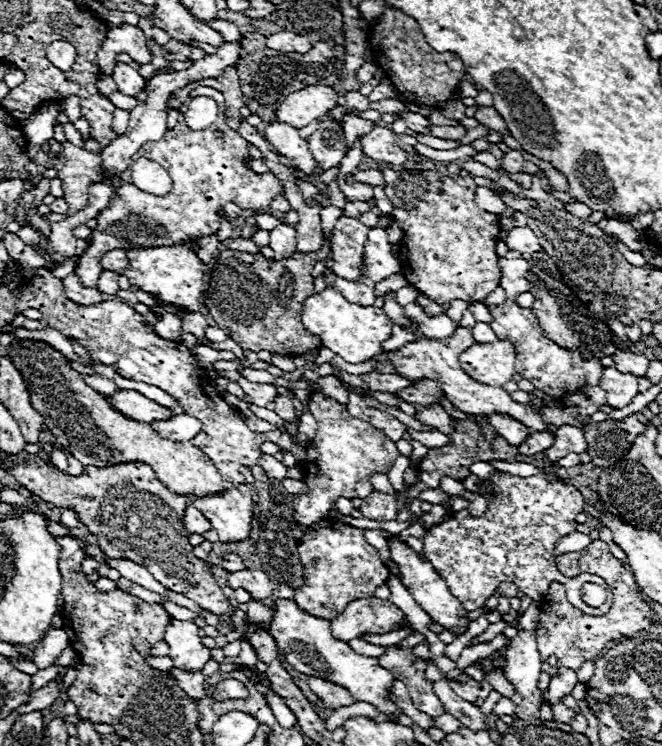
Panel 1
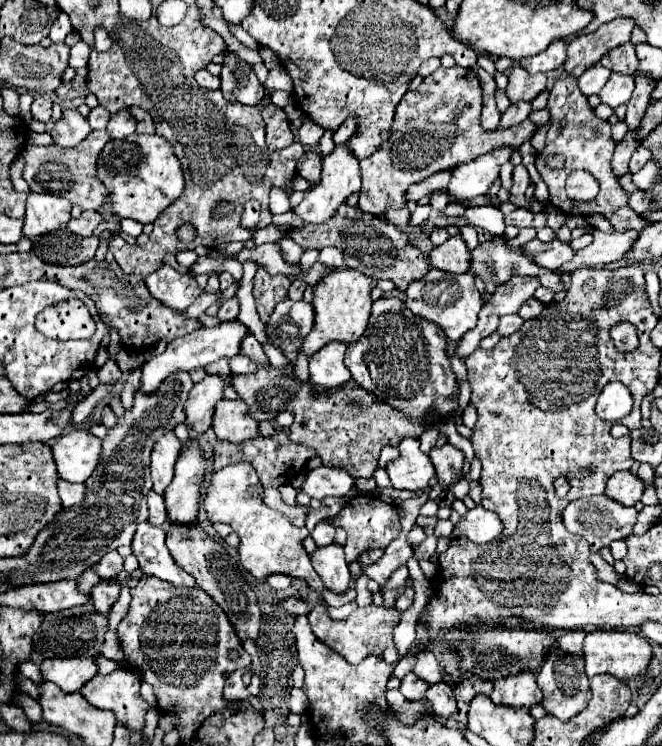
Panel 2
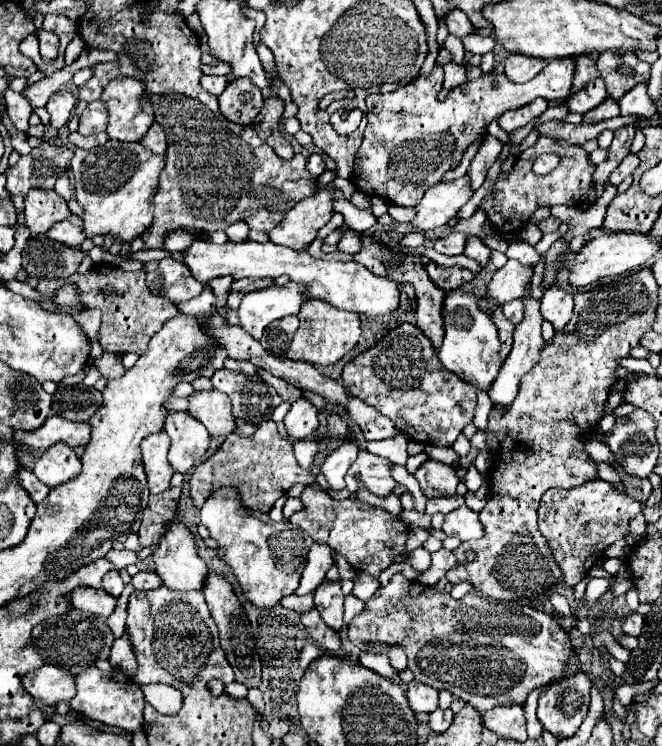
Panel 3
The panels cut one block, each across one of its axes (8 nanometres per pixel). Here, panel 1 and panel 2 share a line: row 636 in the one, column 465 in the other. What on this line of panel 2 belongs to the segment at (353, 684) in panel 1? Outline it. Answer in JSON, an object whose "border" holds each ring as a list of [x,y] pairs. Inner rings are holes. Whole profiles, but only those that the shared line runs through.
{"border":[[[432,268],[420,282],[412,282],[412,288],[408,288],[406,292],[406,306],[416,316],[434,322],[438,328],[442,328],[450,340],[458,342],[468,330],[476,326],[478,312],[482,308],[482,298],[474,286],[474,276],[458,274],[456,282],[456,274]]]}

